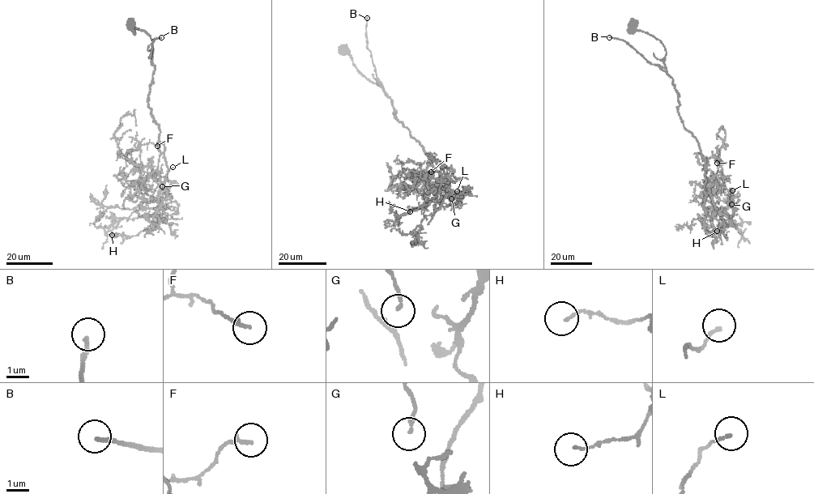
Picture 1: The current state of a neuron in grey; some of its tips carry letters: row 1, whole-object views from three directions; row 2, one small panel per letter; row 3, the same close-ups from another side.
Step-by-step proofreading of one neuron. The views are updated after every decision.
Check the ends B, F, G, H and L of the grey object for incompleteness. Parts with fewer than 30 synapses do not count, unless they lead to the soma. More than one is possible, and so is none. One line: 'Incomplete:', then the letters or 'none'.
Incomplete: B

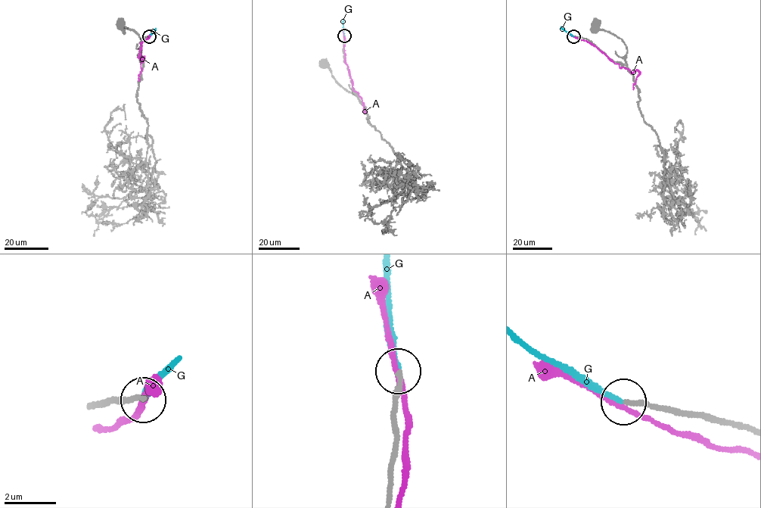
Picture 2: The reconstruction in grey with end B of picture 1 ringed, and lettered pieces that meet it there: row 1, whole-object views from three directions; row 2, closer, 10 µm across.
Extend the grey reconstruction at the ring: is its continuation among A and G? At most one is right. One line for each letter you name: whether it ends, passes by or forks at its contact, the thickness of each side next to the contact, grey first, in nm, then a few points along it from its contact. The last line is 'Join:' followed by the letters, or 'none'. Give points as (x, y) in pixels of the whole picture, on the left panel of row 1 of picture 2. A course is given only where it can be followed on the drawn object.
G: it ends; calibres 190 and 180 nm; course (148, 37), (155, 28)
Join: G

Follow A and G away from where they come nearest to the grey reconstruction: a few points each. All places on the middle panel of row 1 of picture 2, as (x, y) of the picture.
A: (343, 35), (346, 62), (353, 90), (361, 98), (365, 112)
G: (343, 35), (343, 18)

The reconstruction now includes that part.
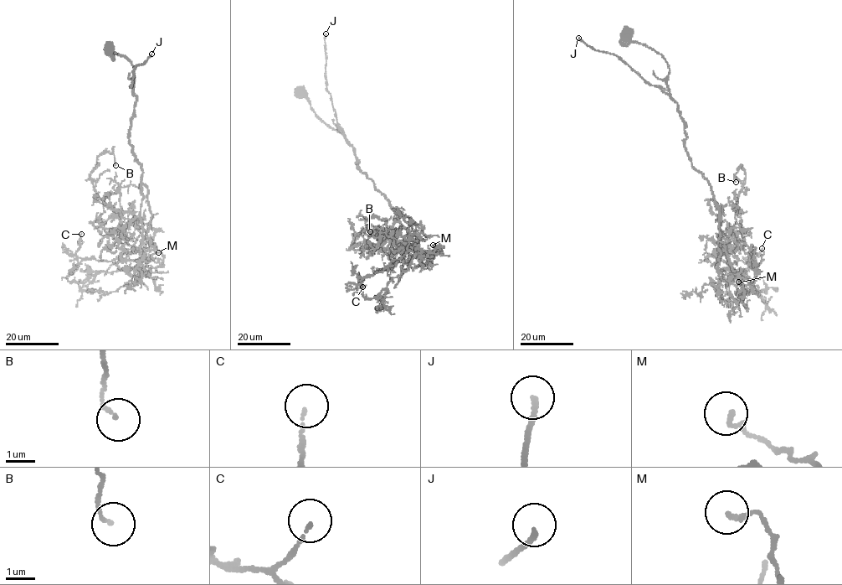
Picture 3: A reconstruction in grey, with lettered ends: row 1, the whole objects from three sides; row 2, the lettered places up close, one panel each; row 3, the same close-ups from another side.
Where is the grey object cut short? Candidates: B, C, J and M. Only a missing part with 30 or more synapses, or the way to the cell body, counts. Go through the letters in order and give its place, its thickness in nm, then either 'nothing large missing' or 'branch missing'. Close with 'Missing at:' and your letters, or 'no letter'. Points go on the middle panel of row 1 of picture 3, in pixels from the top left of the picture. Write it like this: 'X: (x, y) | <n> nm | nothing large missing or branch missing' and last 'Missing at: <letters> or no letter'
B: (370, 231) | 110 nm | nothing large missing
C: (362, 287) | 100 nm | nothing large missing
J: (326, 33) | 170 nm | branch missing
M: (433, 245) | 160 nm | nothing large missing
Missing at: J

